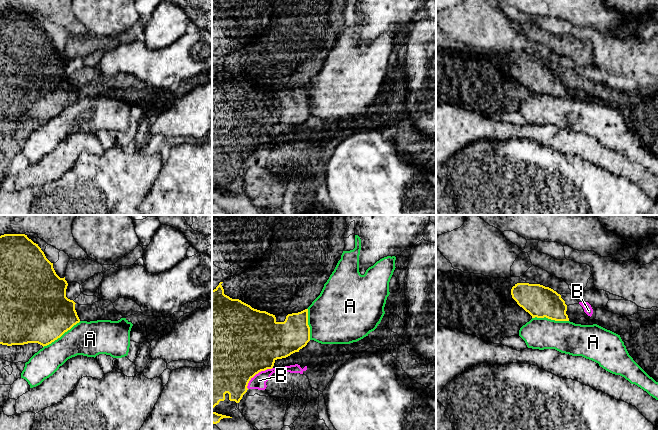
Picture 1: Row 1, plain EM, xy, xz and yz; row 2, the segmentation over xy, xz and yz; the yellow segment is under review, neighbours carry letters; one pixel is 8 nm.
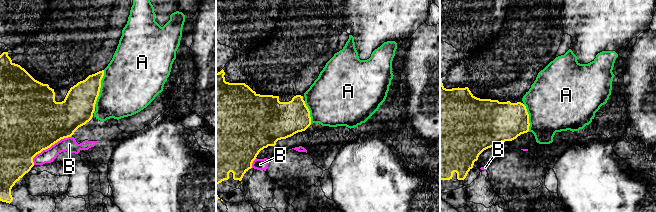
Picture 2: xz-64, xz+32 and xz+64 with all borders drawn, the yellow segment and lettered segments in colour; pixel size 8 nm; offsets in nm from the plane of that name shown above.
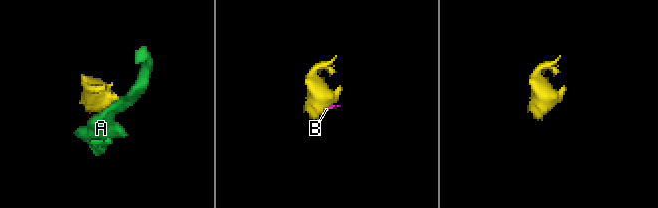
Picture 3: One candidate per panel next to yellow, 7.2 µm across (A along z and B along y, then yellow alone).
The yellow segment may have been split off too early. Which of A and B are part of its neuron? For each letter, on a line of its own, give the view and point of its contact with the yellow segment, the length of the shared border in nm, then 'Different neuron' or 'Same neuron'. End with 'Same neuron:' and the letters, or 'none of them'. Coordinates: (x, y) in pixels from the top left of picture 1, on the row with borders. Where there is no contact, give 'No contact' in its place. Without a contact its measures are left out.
A: Touches yellow at xy (61, 335). Shared border 360 nm. Different neuron
B: Touches yellow at xz (257, 373). Shared border 280 nm. Different neuron
Same neuron: none of them

